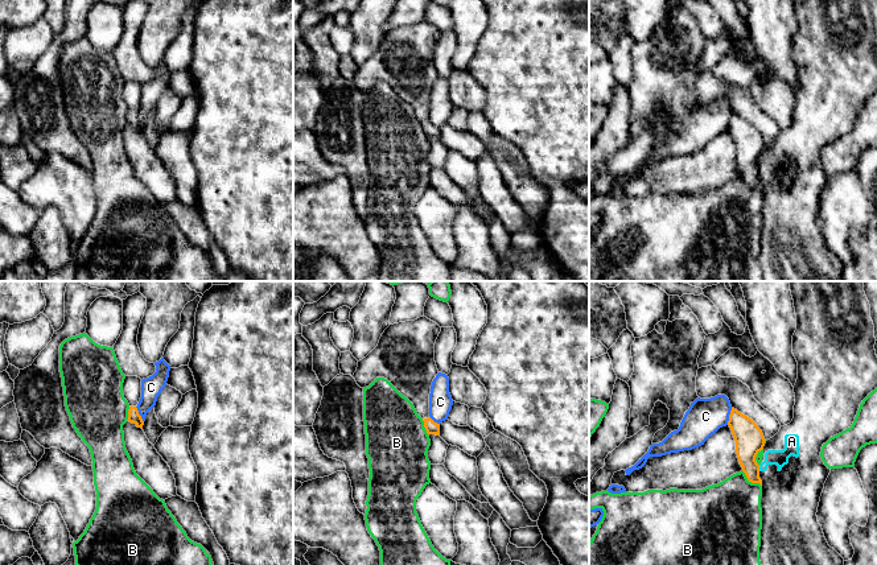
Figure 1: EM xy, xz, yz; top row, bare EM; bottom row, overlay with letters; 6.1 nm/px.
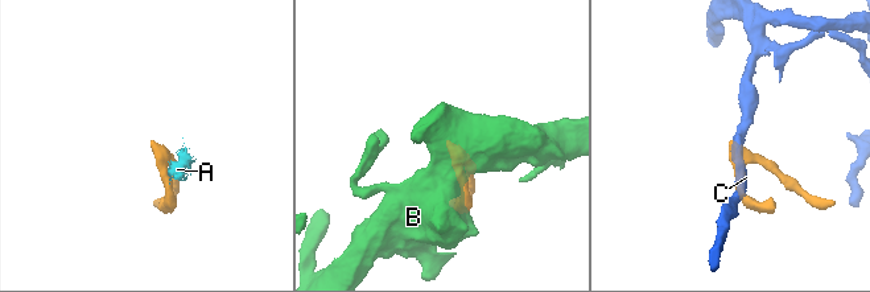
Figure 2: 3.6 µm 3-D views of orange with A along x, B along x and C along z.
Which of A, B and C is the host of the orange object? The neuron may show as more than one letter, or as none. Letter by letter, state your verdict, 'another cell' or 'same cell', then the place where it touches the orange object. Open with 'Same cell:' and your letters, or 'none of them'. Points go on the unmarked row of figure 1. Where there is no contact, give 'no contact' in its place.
Same cell: none of them
A: another cell; meets orange in yz at (758, 172)
B: another cell; meets orange in yz at (750, 185)
C: another cell; meets orange in yz at (729, 120)

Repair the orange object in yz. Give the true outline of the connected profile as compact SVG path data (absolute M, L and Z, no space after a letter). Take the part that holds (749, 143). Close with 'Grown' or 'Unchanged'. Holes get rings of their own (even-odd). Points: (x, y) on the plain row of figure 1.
M734 112L730 115L728 129L736 145L736 158L742 176L749 186L762 190L759 169L755 165L766 145L762 135L752 123Z. Unchanged

